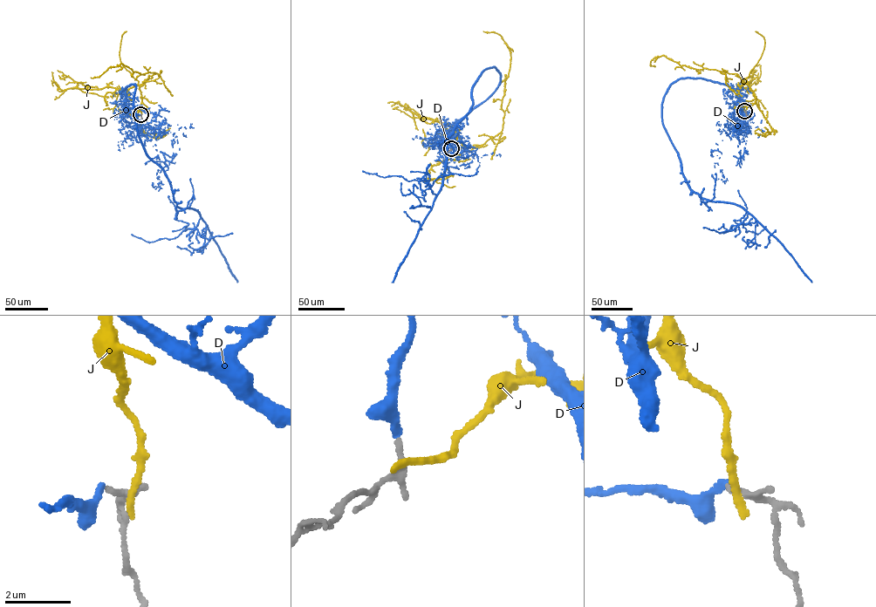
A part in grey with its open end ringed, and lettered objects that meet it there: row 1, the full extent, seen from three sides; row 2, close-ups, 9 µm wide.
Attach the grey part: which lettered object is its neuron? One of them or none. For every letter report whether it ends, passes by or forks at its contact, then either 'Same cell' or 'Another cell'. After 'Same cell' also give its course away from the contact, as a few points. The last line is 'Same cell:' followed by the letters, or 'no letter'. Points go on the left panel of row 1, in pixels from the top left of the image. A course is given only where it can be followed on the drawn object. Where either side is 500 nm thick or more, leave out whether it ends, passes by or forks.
D: It ends there. Same cell. Its course: (140, 114), (124, 104), (121, 92), (132, 85), (146, 153), (165, 172), (176, 206), (199, 211), (237, 282)
J: It ends there. Another cell
Same cell: D

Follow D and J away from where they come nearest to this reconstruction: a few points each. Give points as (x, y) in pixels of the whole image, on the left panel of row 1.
D: (140, 114), (124, 104), (121, 92), (132, 85), (146, 153), (165, 172), (176, 206), (199, 211), (237, 282)
J: (141, 114), (140, 109), (147, 108), (142, 103), (140, 86), (156, 72), (133, 72), (121, 63), (91, 78)

